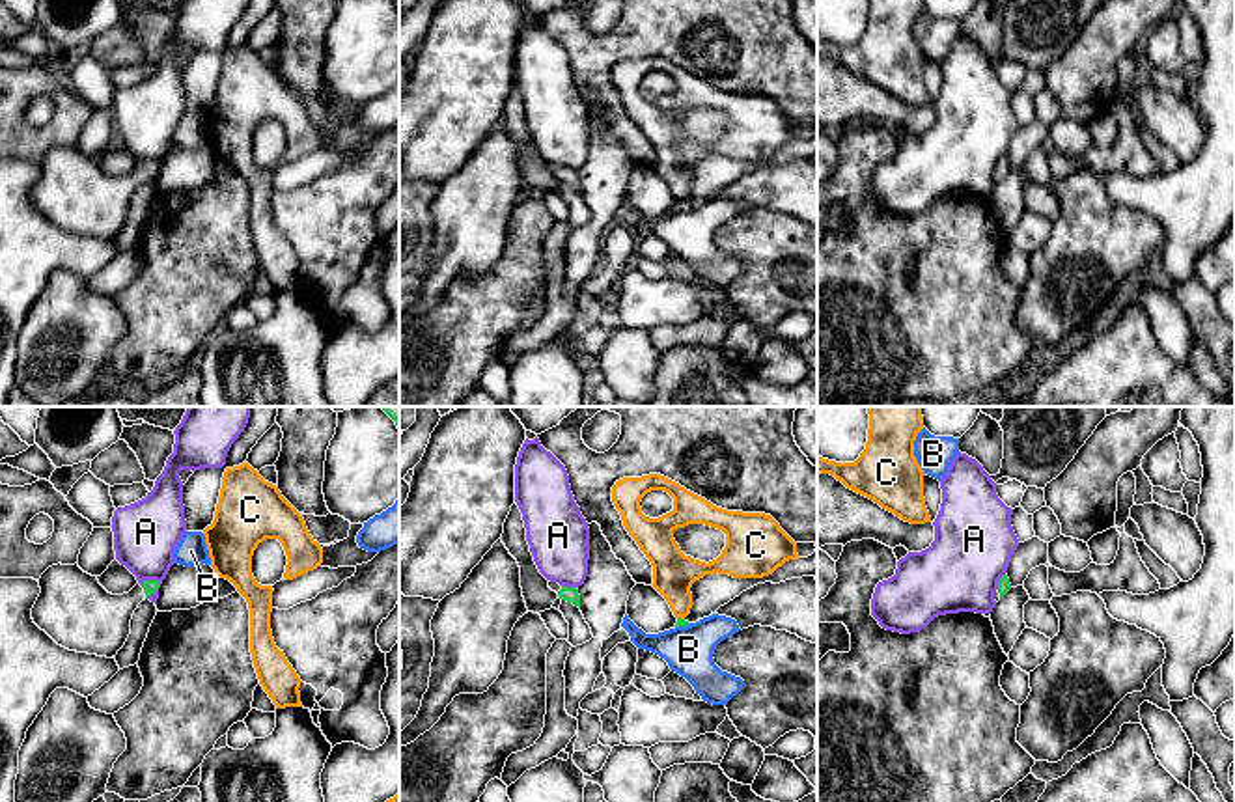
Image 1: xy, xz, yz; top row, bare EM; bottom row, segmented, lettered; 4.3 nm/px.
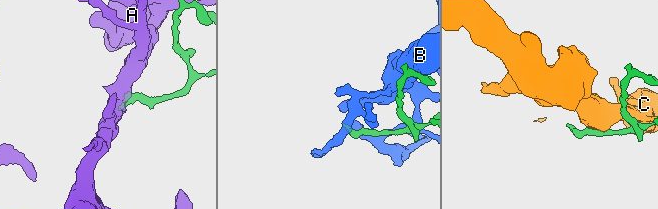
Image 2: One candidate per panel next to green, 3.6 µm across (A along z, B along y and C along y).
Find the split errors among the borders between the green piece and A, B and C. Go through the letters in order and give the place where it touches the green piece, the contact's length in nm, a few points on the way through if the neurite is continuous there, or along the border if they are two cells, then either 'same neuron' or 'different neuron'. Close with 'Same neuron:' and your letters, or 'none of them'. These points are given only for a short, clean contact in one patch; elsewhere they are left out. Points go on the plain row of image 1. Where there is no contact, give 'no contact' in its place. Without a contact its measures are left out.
A: meets green in xy at (150, 163); contact 90 nm long; border along xy (140, 165), (155, 163), (159, 166); different neuron
B: meets green in xz at (683, 207); contact 70 nm long; different neuron
C: meets green in xz at (679, 200); contact 40 nm long; different neuron
Same neuron: none of them

